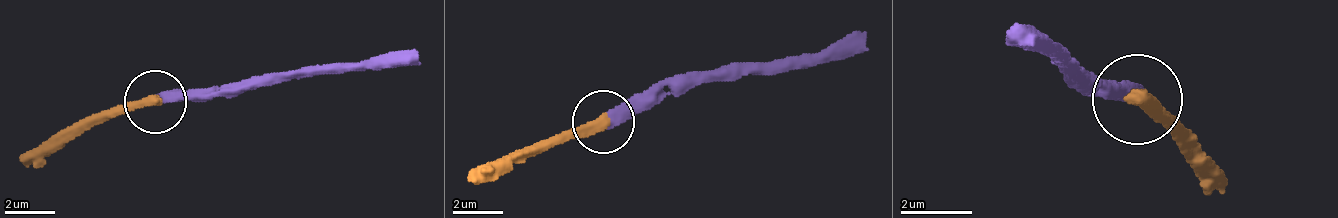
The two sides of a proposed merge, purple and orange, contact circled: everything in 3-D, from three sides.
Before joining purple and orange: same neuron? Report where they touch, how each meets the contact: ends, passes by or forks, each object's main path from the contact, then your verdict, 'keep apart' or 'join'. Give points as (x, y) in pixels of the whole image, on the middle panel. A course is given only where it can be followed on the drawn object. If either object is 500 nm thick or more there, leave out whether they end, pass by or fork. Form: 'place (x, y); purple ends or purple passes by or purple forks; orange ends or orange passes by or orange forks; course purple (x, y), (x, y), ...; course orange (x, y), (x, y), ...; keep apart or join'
place (603, 122); purple ends; orange ends; course purple (604, 120), (629, 120), (698, 83), (829, 64), (867, 33); course orange (604, 120), (523, 145), (467, 183); join

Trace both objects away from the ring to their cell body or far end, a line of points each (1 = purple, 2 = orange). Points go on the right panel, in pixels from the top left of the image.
1: (1135, 96), (1081, 69), (1054, 42), (1009, 33)
2: (1135, 96), (1225, 186)

